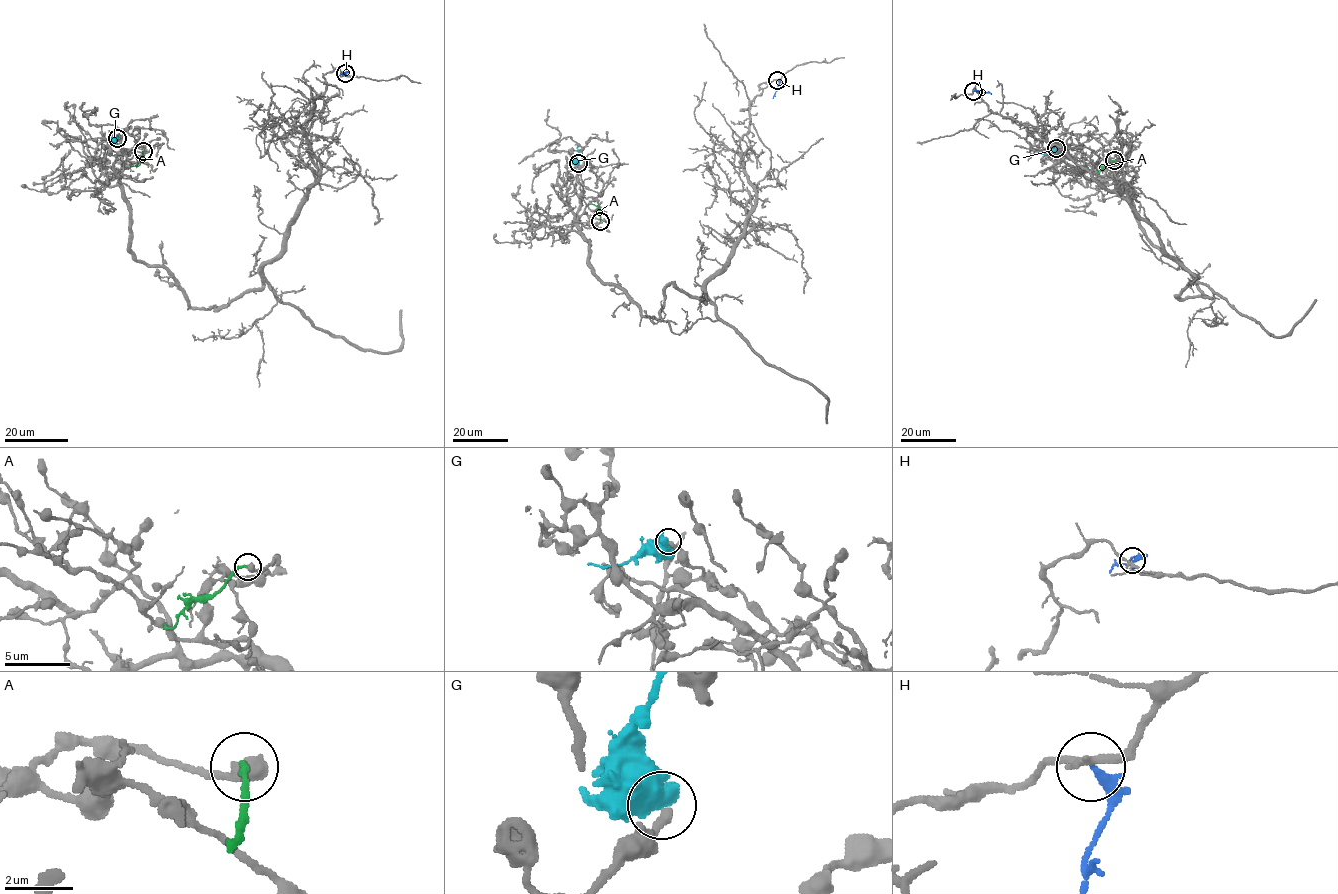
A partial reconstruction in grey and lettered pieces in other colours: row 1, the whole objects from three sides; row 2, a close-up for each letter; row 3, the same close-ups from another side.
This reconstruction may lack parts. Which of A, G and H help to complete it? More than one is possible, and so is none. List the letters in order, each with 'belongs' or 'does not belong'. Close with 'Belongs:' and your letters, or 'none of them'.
A: does not belong
G: does not belong
H: does not belong
Belongs: none of them

